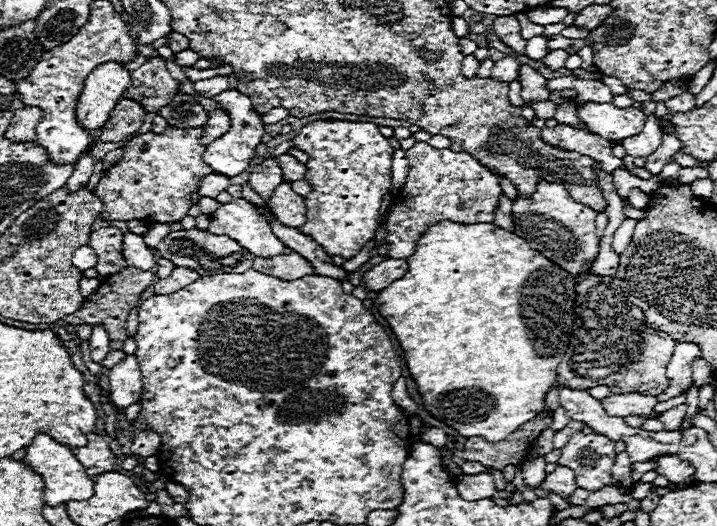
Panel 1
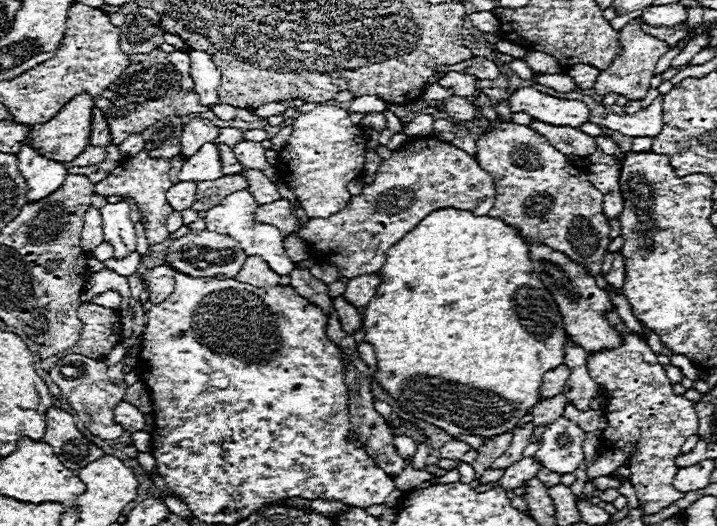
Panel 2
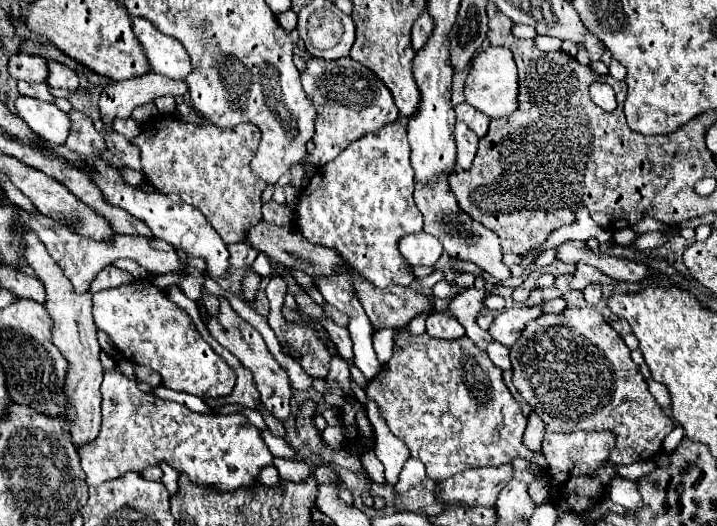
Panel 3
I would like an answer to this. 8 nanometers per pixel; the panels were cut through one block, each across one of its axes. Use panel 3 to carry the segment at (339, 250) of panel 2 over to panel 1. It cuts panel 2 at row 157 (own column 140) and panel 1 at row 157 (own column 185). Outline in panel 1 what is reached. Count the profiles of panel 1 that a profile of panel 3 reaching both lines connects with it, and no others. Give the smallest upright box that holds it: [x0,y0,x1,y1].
[384,142,502,258]

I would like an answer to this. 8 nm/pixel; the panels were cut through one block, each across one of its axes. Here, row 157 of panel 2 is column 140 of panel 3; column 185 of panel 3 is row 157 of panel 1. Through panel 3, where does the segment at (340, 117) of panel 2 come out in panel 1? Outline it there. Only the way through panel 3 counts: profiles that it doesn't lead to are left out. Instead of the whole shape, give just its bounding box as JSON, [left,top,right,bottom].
[292,120,394,258]

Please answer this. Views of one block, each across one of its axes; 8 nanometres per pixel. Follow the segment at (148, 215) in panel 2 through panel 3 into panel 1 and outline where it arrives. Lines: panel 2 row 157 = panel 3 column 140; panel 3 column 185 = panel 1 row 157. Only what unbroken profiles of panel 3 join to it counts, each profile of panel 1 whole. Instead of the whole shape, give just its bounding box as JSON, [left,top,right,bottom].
[96,128,212,224]

